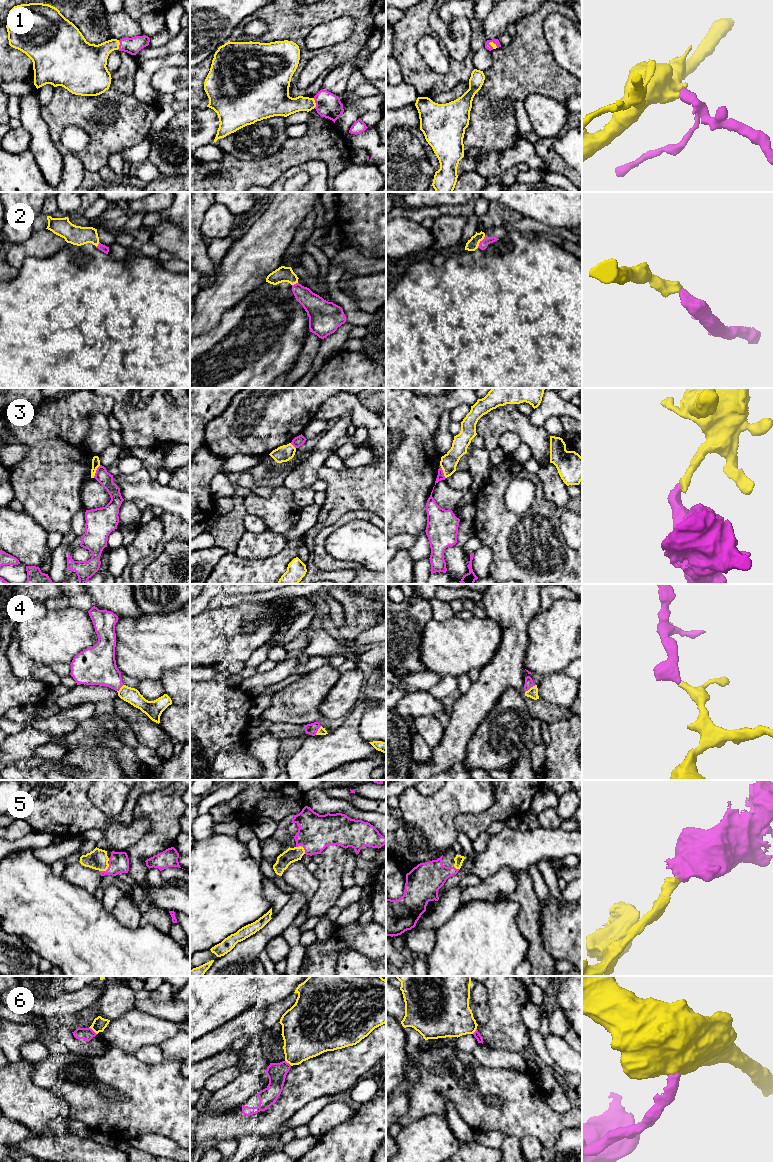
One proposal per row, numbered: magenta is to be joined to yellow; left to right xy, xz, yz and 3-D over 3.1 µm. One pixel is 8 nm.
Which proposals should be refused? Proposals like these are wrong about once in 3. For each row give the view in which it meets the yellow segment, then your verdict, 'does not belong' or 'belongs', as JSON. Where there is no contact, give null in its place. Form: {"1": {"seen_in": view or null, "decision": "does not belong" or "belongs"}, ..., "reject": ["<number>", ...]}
{"1": {"seen_in": "xy", "decision": "belongs"}, "2": {"seen_in": "yz", "decision": "belongs"}, "3": {"seen_in": "xy", "decision": "does not belong"}, "4": {"seen_in": "yz", "decision": "belongs"}, "5": {"seen_in": "xy", "decision": "belongs"}, "6": {"seen_in": "xy", "decision": "does not belong"}, "reject": ["3", "6"]}

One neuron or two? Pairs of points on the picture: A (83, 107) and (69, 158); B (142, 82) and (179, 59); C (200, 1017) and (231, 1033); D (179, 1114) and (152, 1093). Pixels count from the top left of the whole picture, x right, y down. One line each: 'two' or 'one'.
A: two
B: one
C: two
D: one

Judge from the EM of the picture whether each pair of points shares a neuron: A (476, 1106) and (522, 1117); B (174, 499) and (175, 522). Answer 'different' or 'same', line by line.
A: same
B: different

